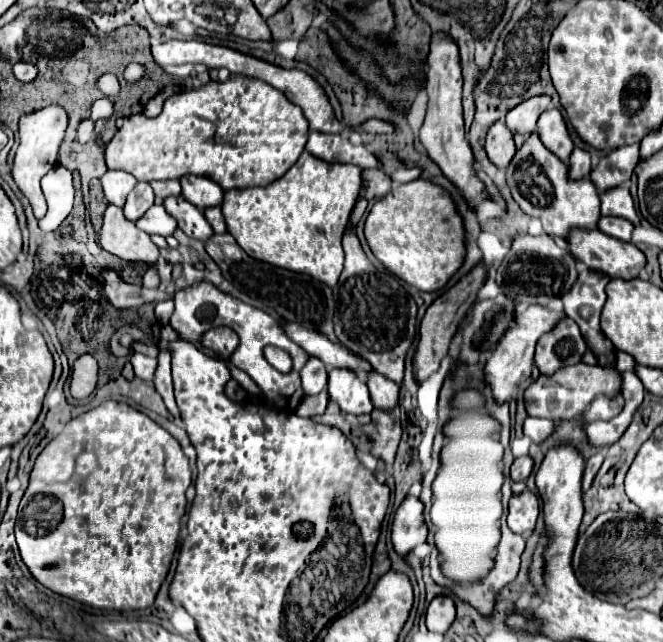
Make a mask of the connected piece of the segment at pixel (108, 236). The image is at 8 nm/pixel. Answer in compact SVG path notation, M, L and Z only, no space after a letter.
M109 205L103 213L103 225L97 233L101 249L123 261L143 261L149 265L149 273L143 277L145 287L157 287L159 275L155 269L159 249L151 243L149 235L135 227L135 223L123 217L123 209Z

